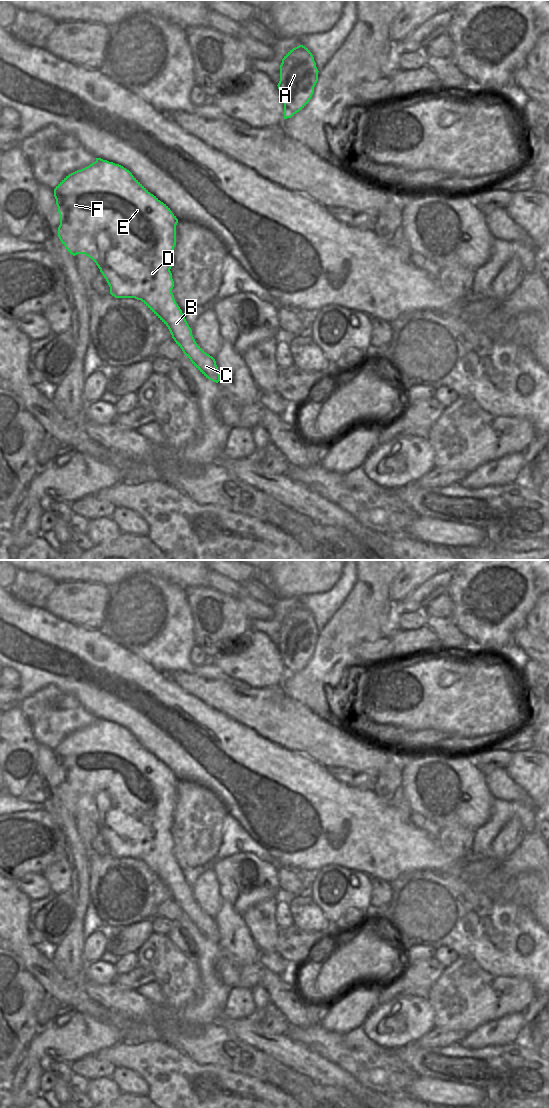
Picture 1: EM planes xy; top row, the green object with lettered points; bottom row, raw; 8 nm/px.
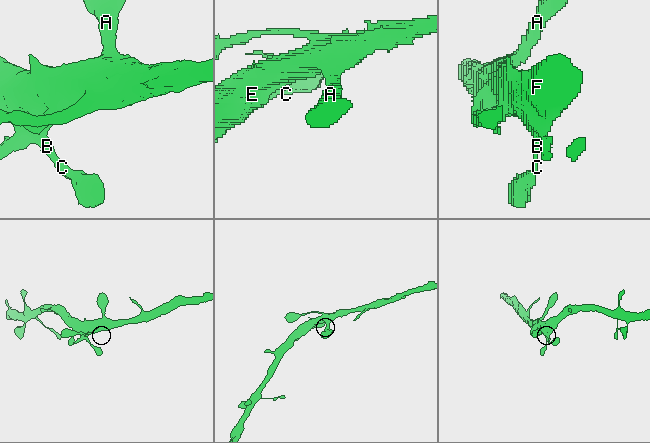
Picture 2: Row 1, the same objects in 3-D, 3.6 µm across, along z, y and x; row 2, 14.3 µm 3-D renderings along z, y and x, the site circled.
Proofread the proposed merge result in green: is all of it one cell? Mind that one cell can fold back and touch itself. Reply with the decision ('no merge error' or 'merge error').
no merge error

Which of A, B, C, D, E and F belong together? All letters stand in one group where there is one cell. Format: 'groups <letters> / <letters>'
groups A B C D E F

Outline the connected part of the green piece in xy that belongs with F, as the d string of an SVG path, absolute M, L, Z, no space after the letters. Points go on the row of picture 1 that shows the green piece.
M101 158L66 176L54 189L54 197L60 215L58 237L68 252L91 258L115 298L141 300L168 327L172 338L192 364L206 378L218 383L220 373L215 359L196 343L172 293L174 281L170 269L178 219L170 208L151 194L129 170Z

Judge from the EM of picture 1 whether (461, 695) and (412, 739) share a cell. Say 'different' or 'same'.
different

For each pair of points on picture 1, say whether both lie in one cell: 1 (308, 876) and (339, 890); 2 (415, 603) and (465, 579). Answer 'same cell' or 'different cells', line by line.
1: different cells
2: different cells

